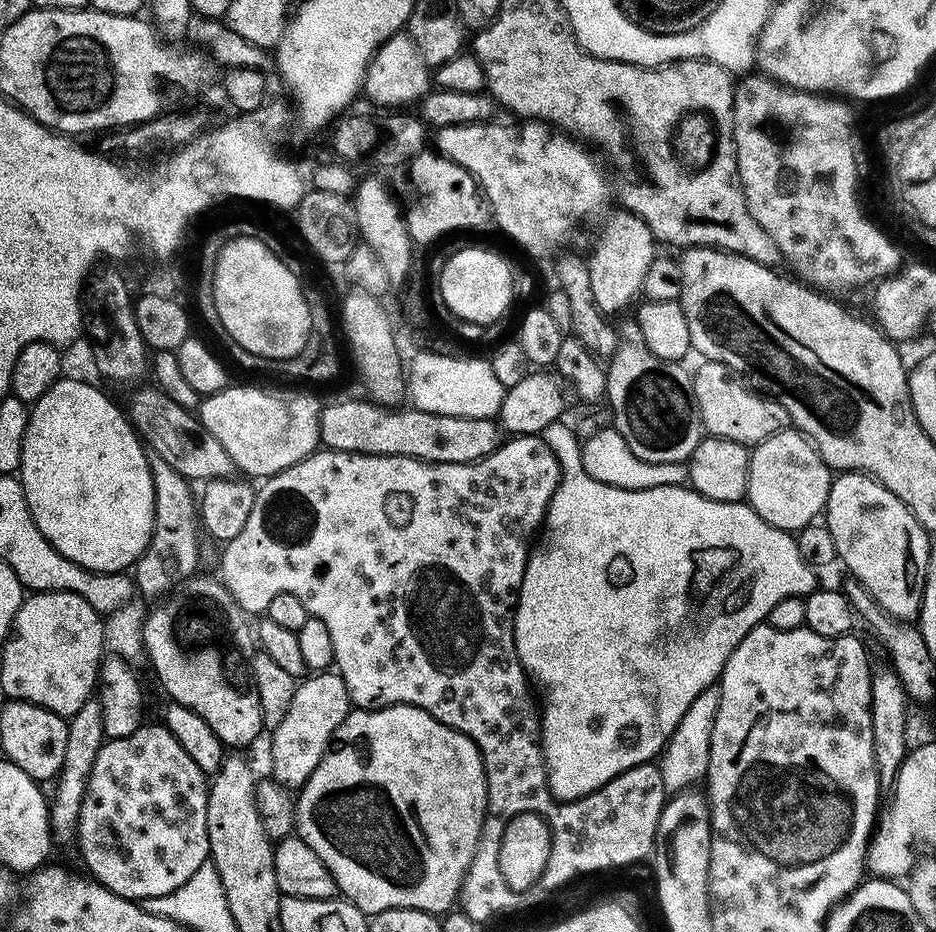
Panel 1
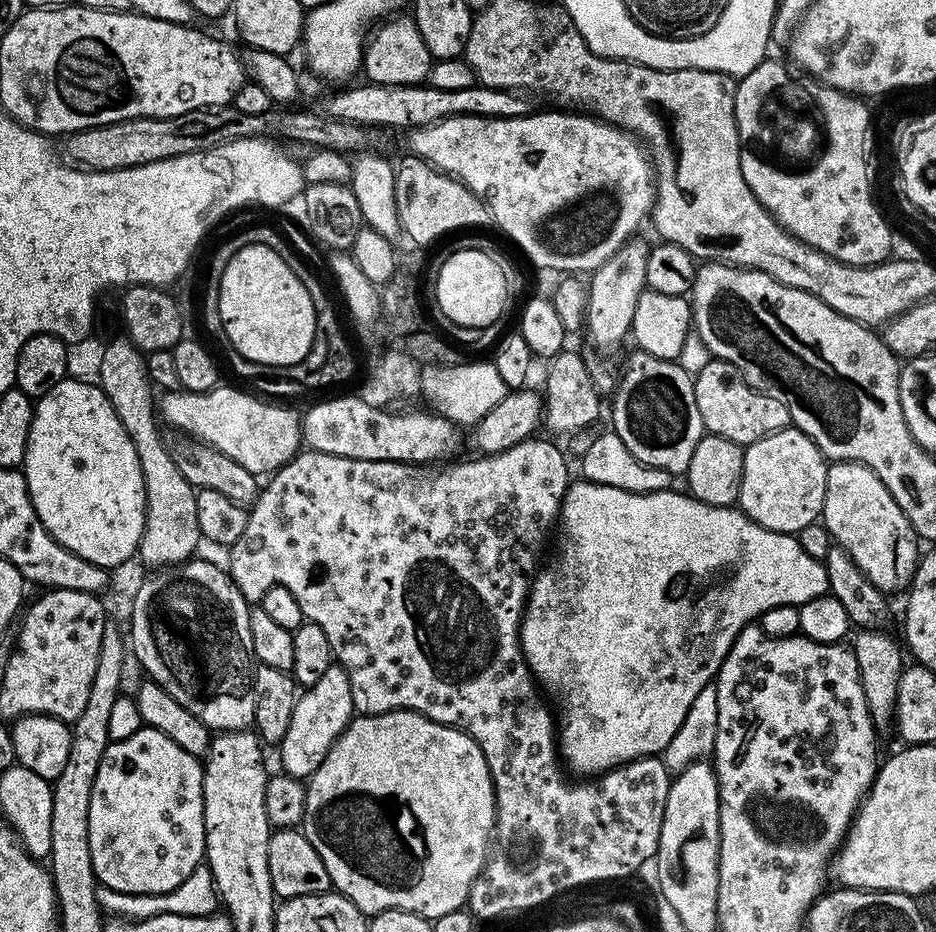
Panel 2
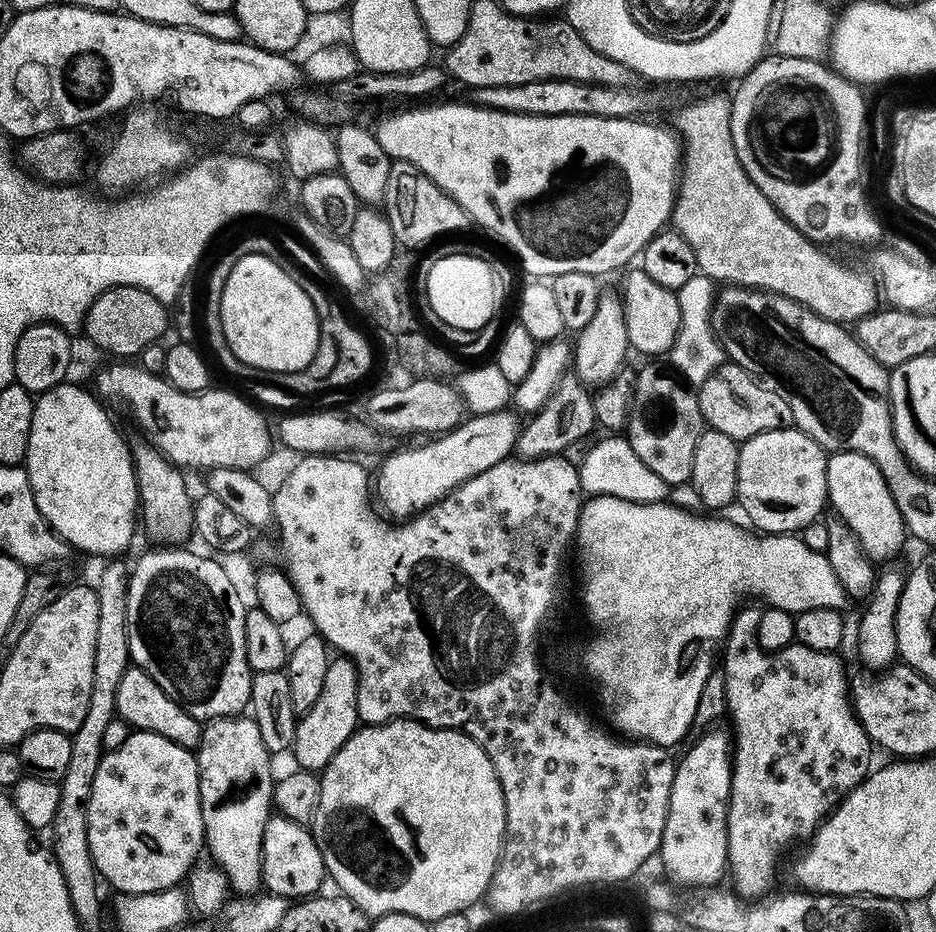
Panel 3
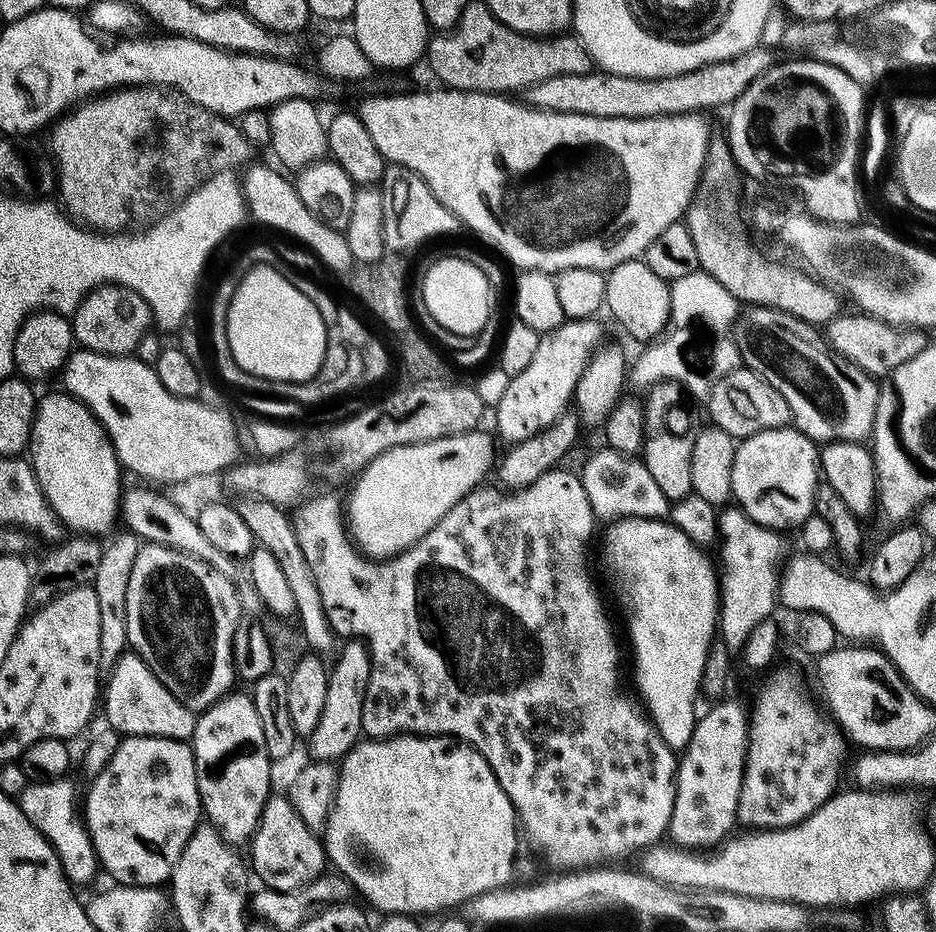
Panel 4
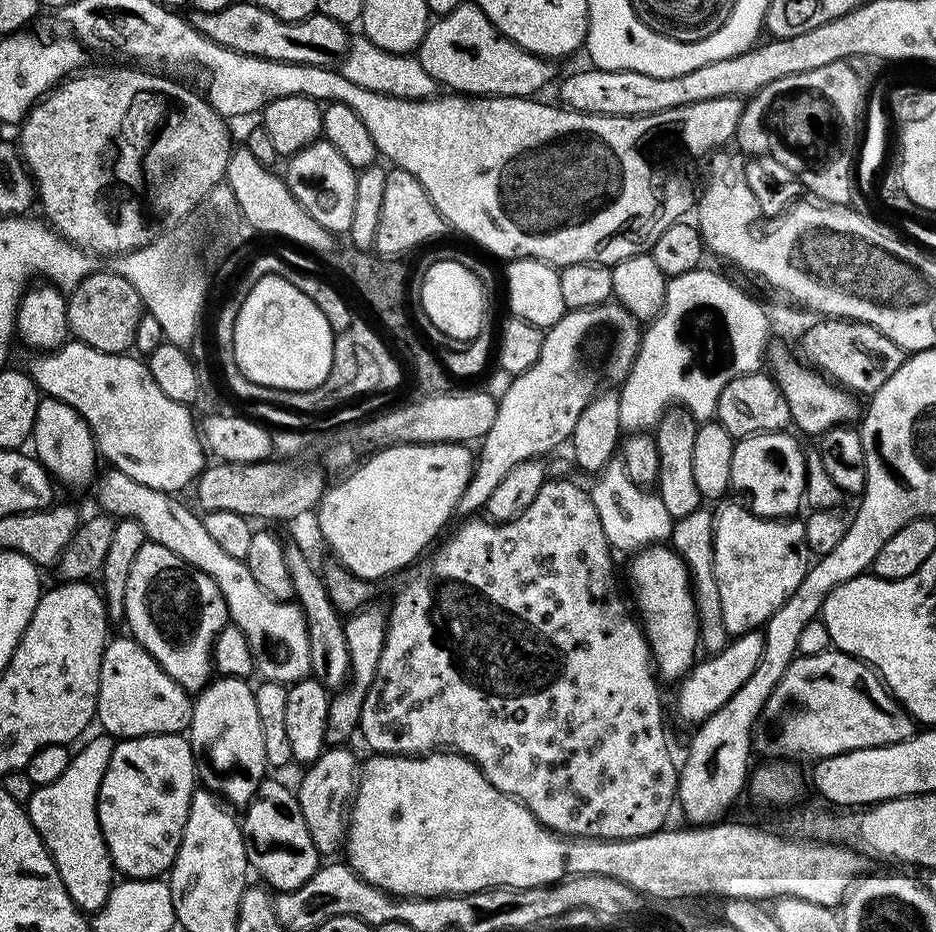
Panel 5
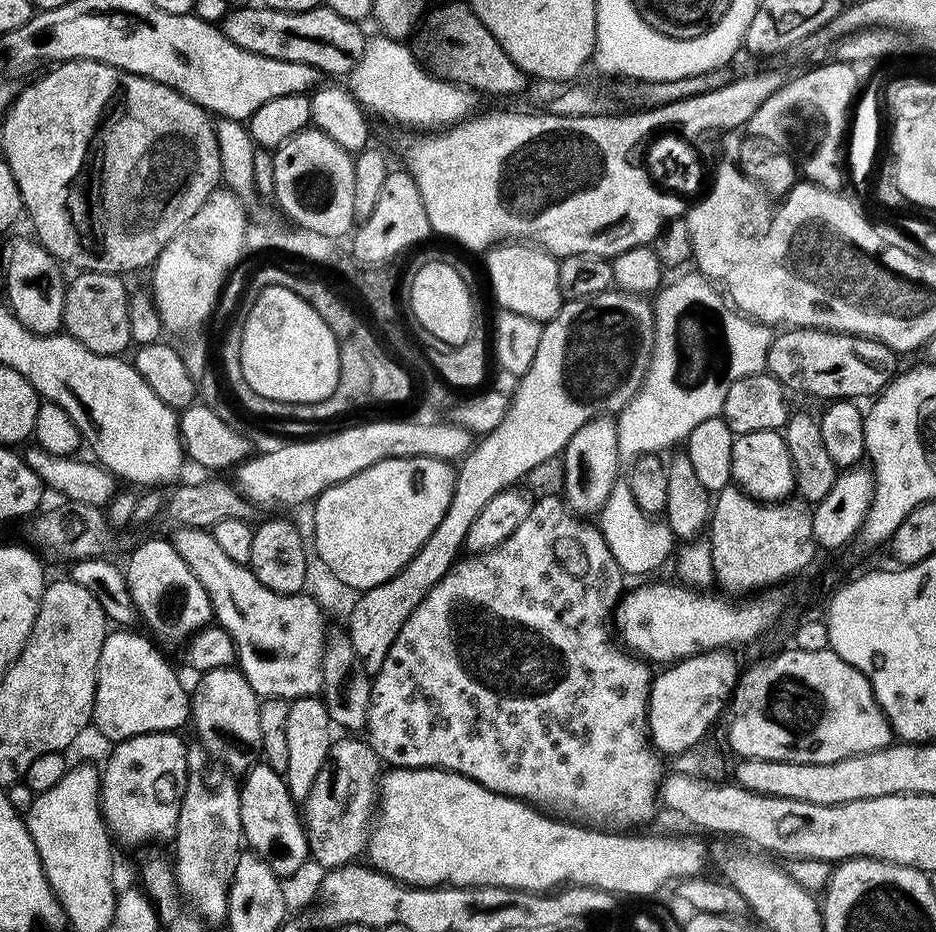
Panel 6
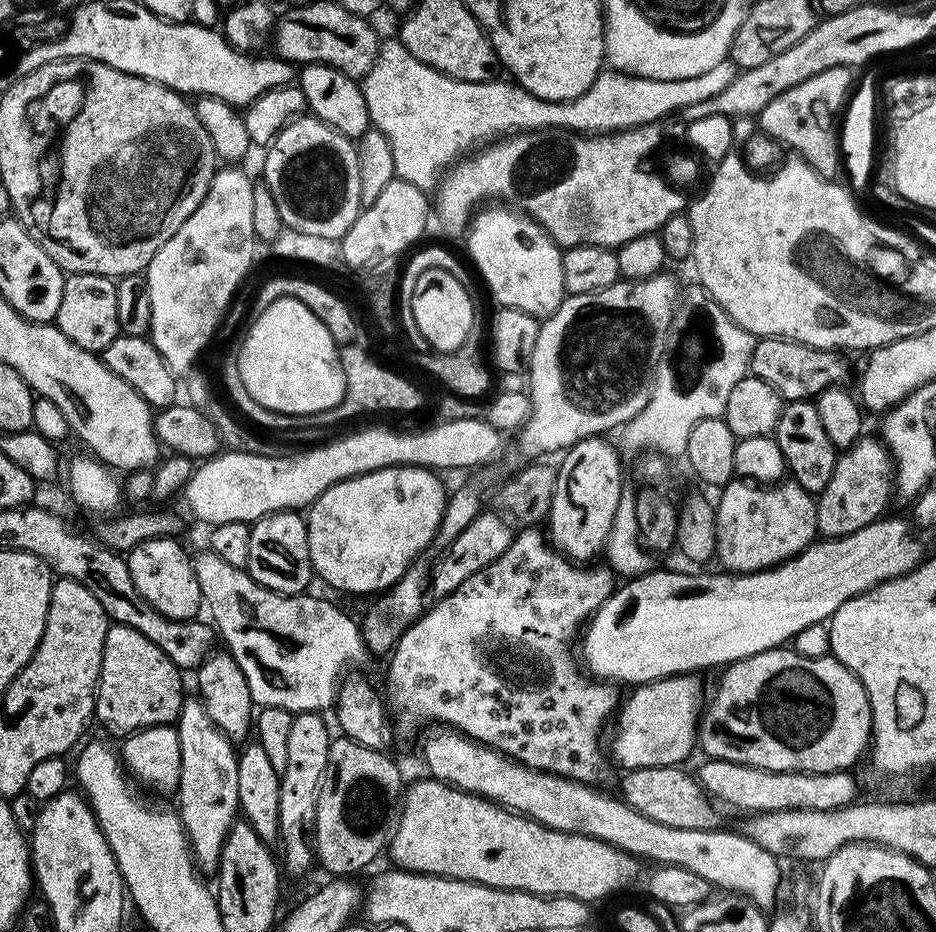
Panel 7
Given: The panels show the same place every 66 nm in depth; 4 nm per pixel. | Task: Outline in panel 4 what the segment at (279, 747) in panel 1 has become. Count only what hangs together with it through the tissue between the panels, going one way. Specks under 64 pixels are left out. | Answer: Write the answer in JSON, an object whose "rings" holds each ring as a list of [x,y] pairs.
{"rings":[[[359,638],[347,641],[344,649],[341,647],[335,653],[336,665],[331,665],[328,673],[328,689],[326,690],[326,706],[322,706],[322,718],[306,737],[306,744],[312,751],[311,759],[336,762],[343,758],[352,747],[361,739],[364,727],[362,726],[362,706],[366,698],[366,686],[370,682],[370,654],[368,645]]]}

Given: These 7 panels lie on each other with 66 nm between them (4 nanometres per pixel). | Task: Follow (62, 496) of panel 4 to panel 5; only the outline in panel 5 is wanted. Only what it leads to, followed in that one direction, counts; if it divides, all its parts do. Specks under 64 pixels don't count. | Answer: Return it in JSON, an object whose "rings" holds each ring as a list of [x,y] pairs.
{"rings":[[[51,398],[41,399],[38,414],[34,418],[30,444],[31,447],[36,447],[34,455],[40,465],[59,483],[61,480],[64,484],[84,484],[97,475],[98,449],[92,427],[81,418],[78,410],[74,410],[66,402]]]}

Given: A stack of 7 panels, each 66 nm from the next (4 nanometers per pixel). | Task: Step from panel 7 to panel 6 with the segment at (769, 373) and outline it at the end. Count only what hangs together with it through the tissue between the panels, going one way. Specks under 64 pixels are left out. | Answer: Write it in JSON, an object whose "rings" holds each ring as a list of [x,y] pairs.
{"rings":[[[805,323],[792,332],[784,348],[772,346],[768,352],[767,371],[789,393],[817,396],[823,402],[859,401],[860,396],[875,397],[897,375],[897,348],[875,333],[839,325]]]}

